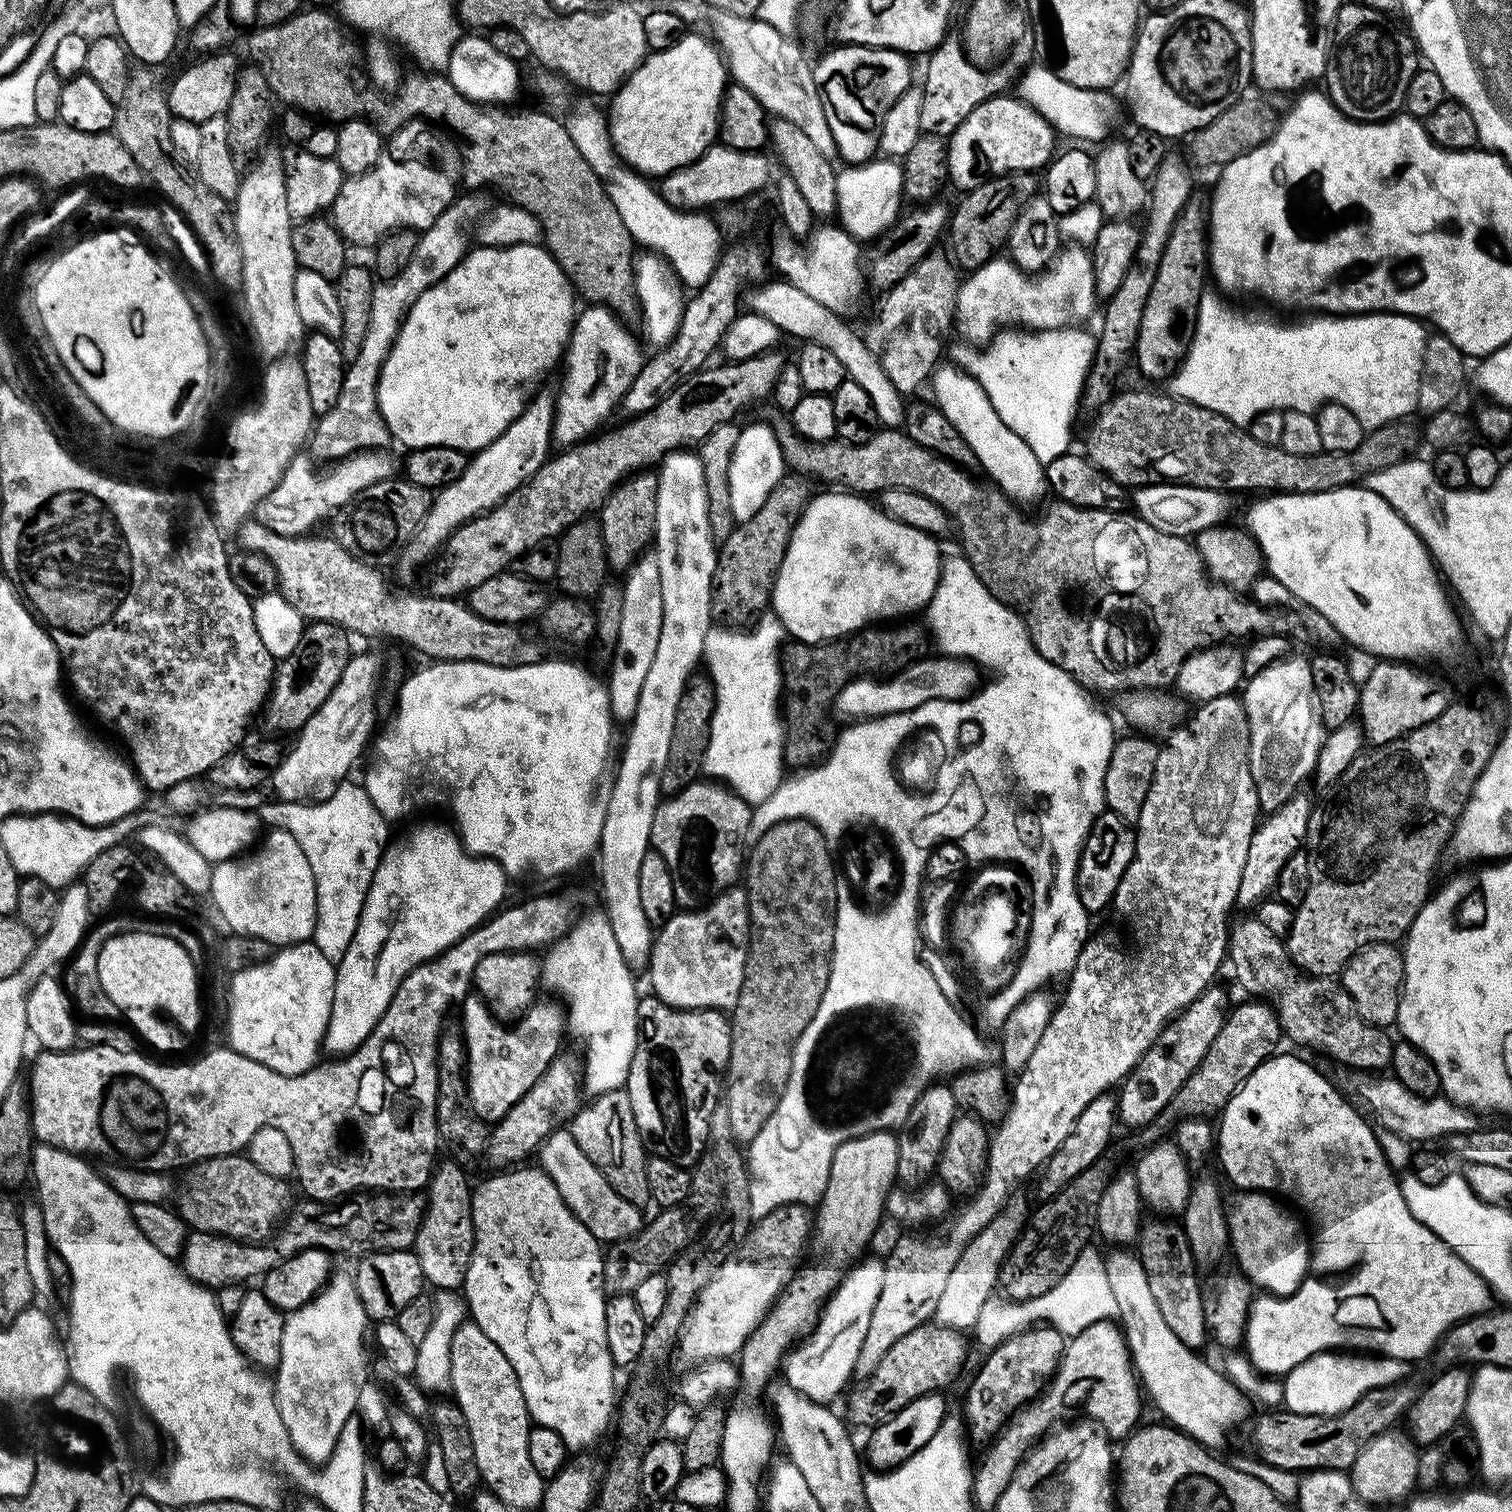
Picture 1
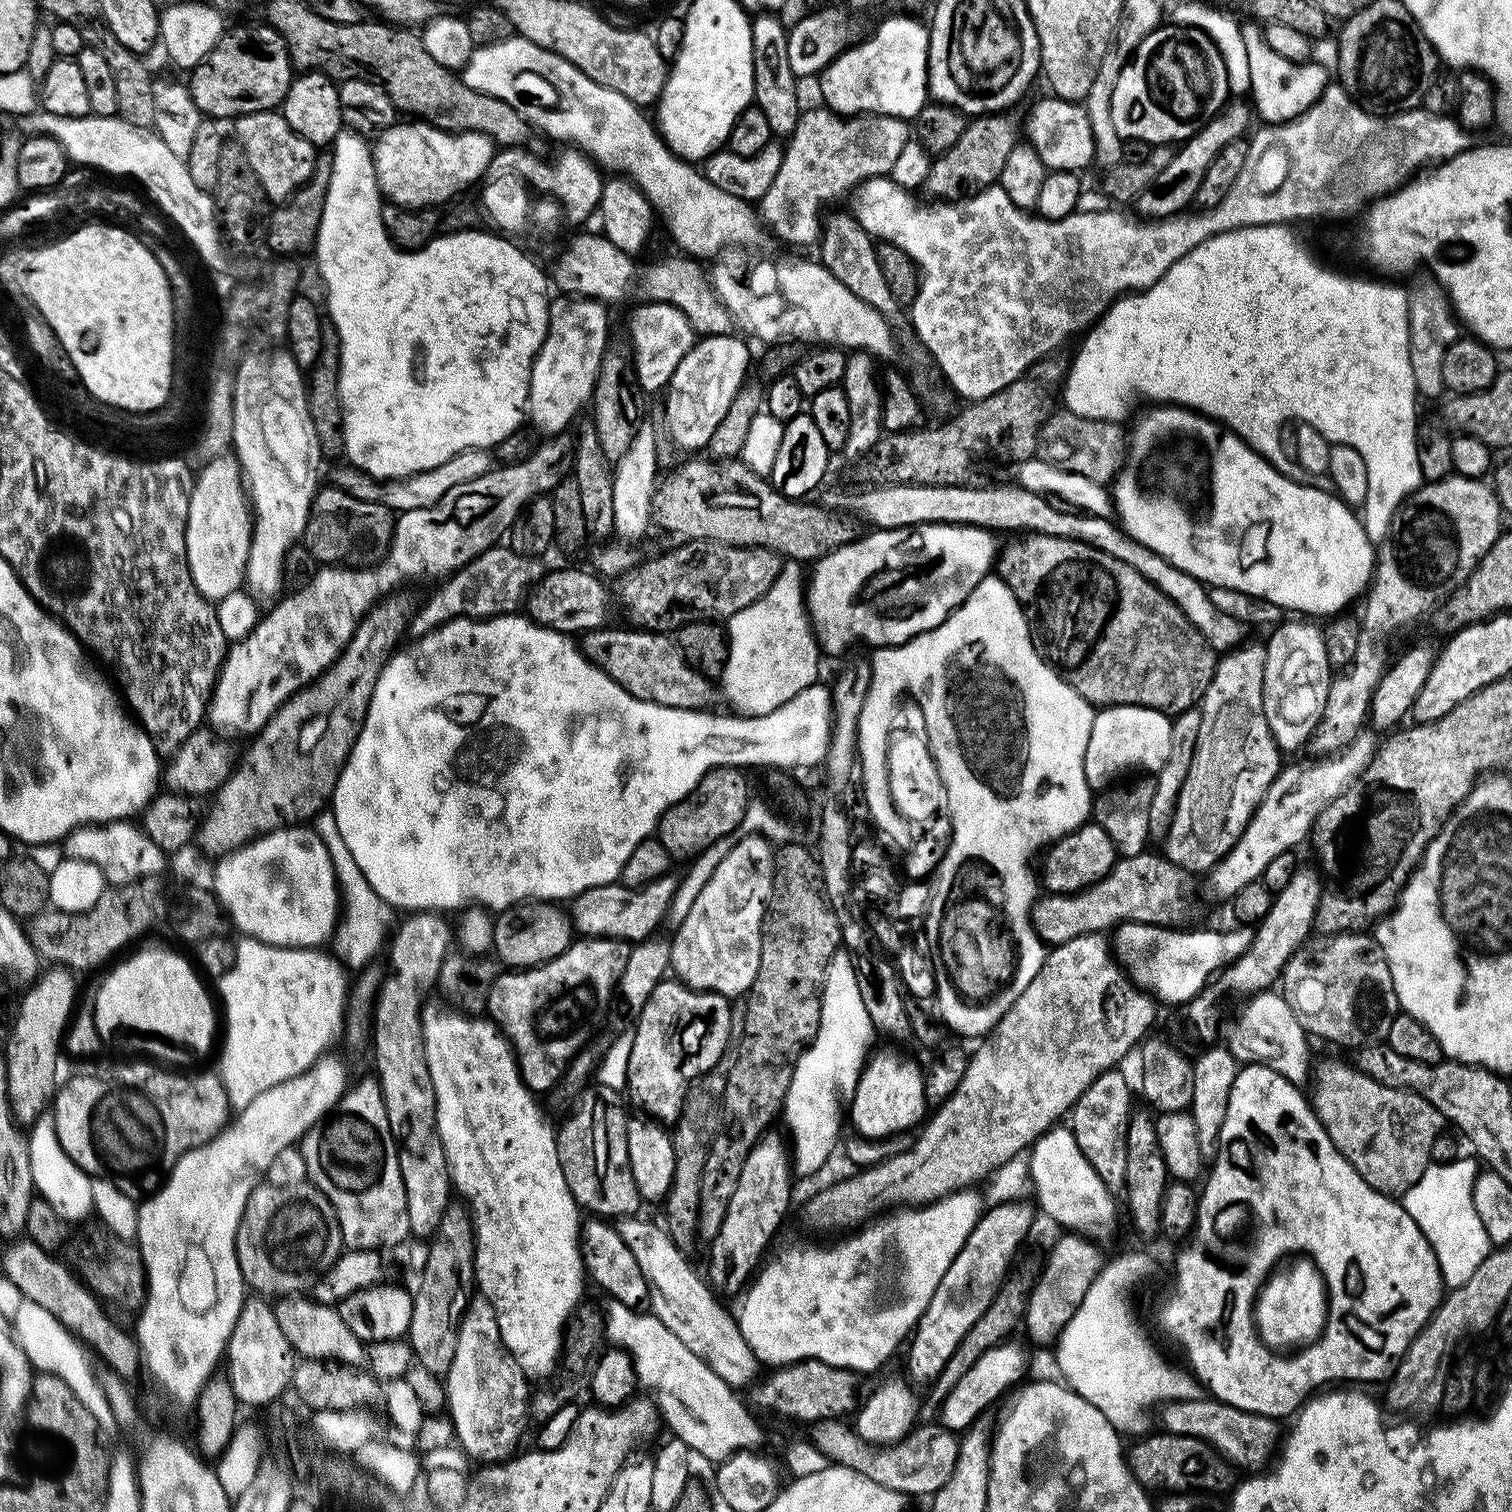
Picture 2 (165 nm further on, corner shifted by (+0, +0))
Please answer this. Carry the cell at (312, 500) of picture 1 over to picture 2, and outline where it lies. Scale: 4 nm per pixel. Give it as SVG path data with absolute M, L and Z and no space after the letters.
M468 449L443 463L442 466L431 468L430 471L420 472L412 477L403 477L386 483L376 481L367 473L348 466L345 467L346 470L339 474L336 482L348 495L354 496L359 500L368 500L372 503L383 502L393 512L409 512L412 509L433 505L439 498L442 498L443 494L446 494L447 490L491 471L492 462L490 462L490 456L491 453L485 449Z

